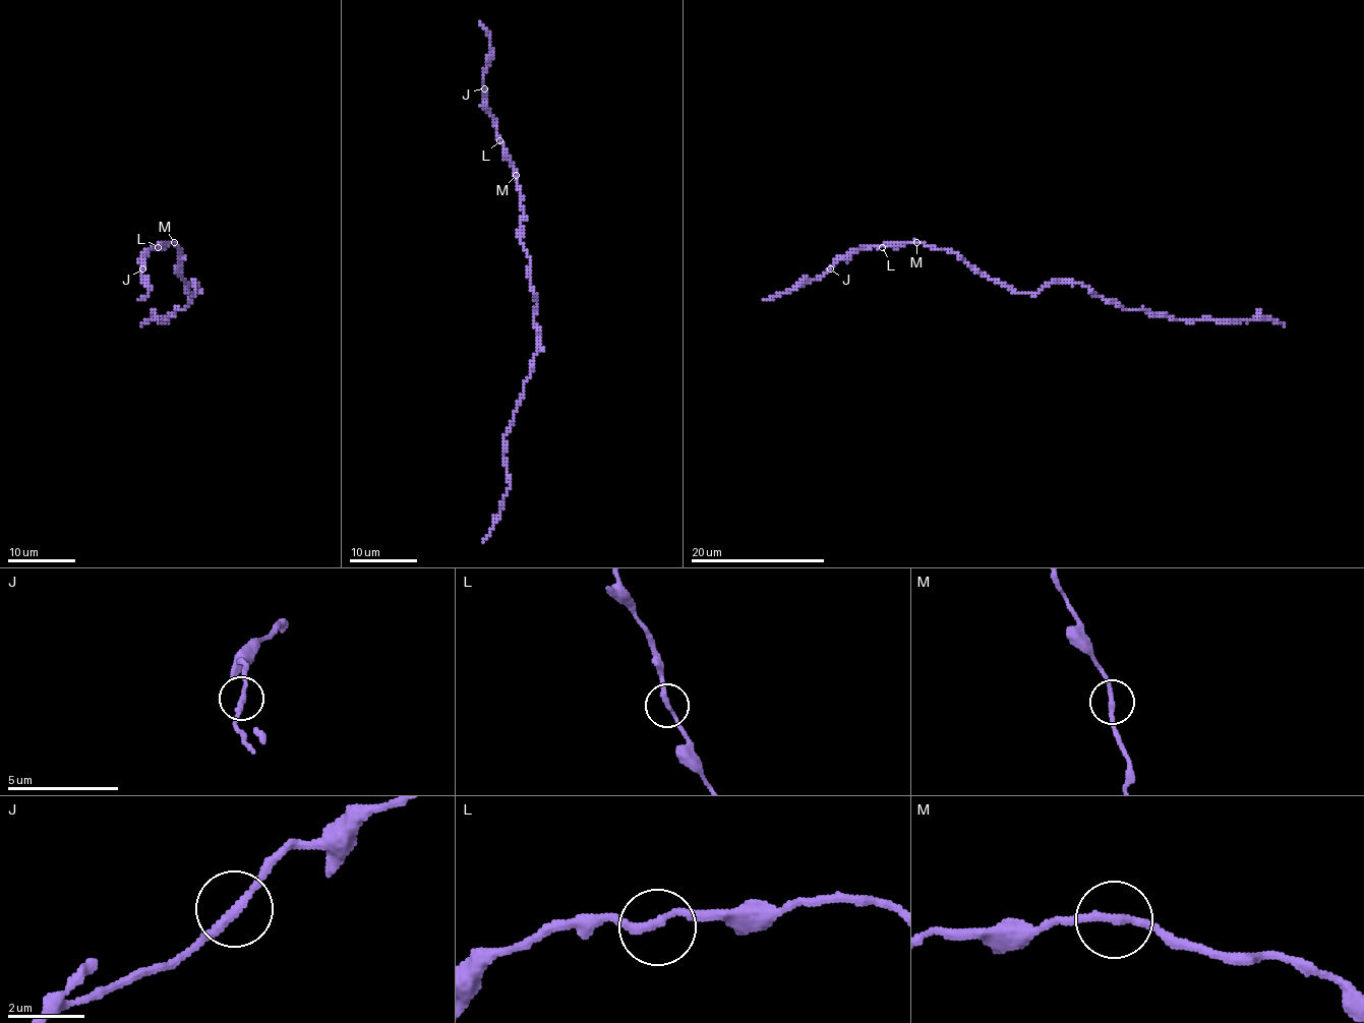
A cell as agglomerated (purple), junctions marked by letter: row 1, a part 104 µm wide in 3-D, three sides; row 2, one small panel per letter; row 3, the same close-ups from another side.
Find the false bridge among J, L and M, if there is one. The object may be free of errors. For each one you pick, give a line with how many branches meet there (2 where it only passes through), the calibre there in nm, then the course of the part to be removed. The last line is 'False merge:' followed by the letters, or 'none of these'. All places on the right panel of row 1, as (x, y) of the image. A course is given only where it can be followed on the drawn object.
M: Branches: 2. Thickness 200 nm. Course of the part to remove: (916, 242), (952, 250), (1016, 292), (1081, 284), (1124, 309), (1177, 320), (1274, 319), (1285, 325)
False merge: M

